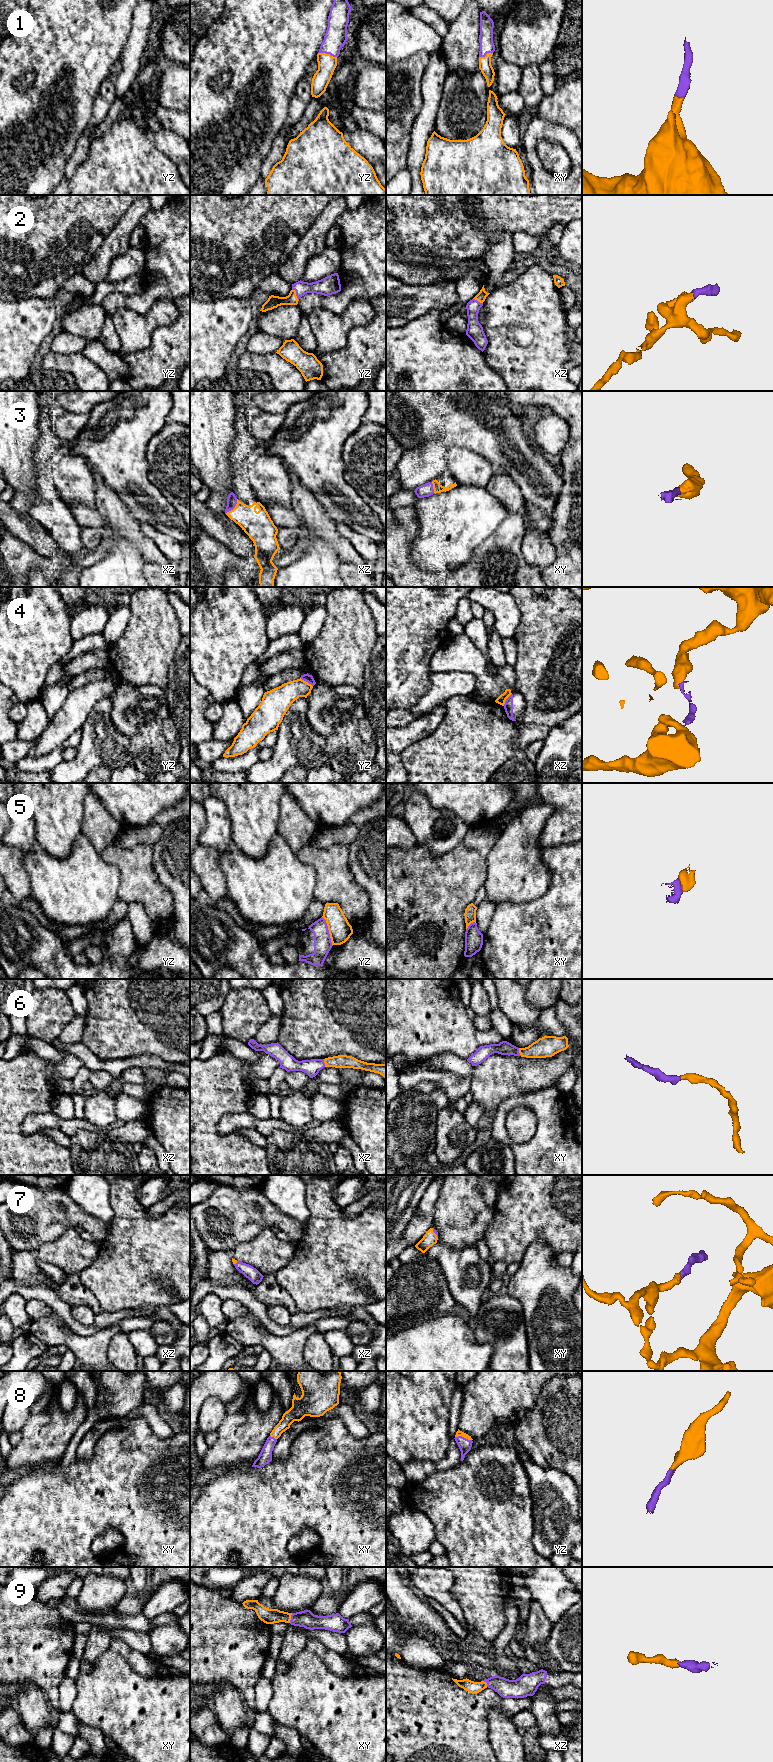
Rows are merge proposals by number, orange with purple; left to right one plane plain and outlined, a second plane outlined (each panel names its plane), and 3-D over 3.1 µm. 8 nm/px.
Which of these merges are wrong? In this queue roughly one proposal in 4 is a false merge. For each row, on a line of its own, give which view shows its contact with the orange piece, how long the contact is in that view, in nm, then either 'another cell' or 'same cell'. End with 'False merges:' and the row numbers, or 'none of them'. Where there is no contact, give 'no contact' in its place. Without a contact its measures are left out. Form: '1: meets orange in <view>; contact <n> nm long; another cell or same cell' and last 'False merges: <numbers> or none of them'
1: meets orange in yz; contact 160 nm long; same cell
2: meets orange in yz; contact 110 nm long; same cell
3: meets orange in xz; contact 160 nm long; same cell
4: meets orange in yz; contact 130 nm long; another cell
5: meets orange in yz; contact 260 nm long; another cell
6: meets orange in xz; contact 70 nm long; same cell
7: meets orange in xy; contact 80 nm long; same cell
8: meets orange in yz; contact 140 nm long; same cell
9: meets orange in xy; contact 80 nm long; same cell
False merges: 4, 5

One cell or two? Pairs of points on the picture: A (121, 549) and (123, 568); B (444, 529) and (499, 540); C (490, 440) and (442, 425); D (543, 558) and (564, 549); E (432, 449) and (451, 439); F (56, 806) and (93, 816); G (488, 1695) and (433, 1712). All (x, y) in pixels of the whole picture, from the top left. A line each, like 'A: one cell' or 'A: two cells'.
A: one cell
B: two cells
C: one cell
D: two cells
E: two cells
F: two cells
G: one cell

